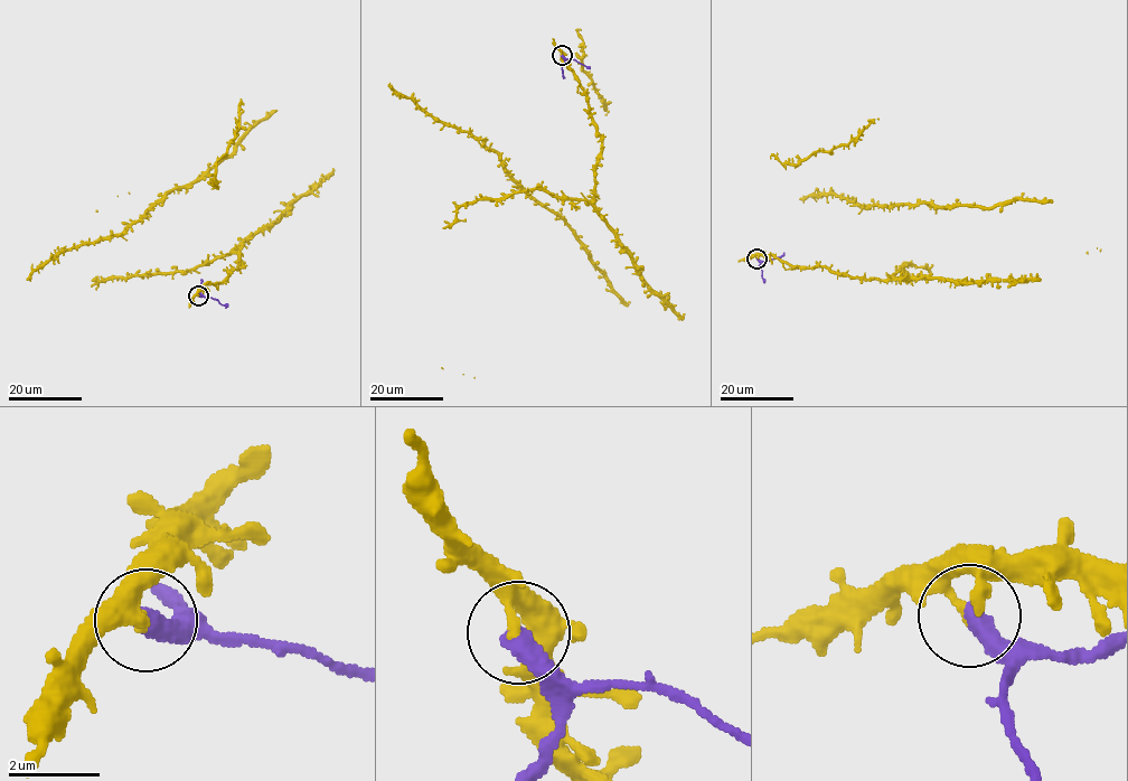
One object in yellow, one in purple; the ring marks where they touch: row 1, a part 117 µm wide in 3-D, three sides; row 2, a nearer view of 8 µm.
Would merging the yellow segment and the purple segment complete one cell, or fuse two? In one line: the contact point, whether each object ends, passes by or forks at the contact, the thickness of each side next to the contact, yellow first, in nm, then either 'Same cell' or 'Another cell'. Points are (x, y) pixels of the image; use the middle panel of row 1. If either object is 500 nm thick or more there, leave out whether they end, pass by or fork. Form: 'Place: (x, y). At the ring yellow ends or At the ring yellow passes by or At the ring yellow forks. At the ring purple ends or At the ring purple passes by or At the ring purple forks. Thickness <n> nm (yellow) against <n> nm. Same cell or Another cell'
Place: (562, 55). At the ring yellow ends. At the ring purple ends. Thickness 200 nm (yellow) against 480 nm. Another cell

